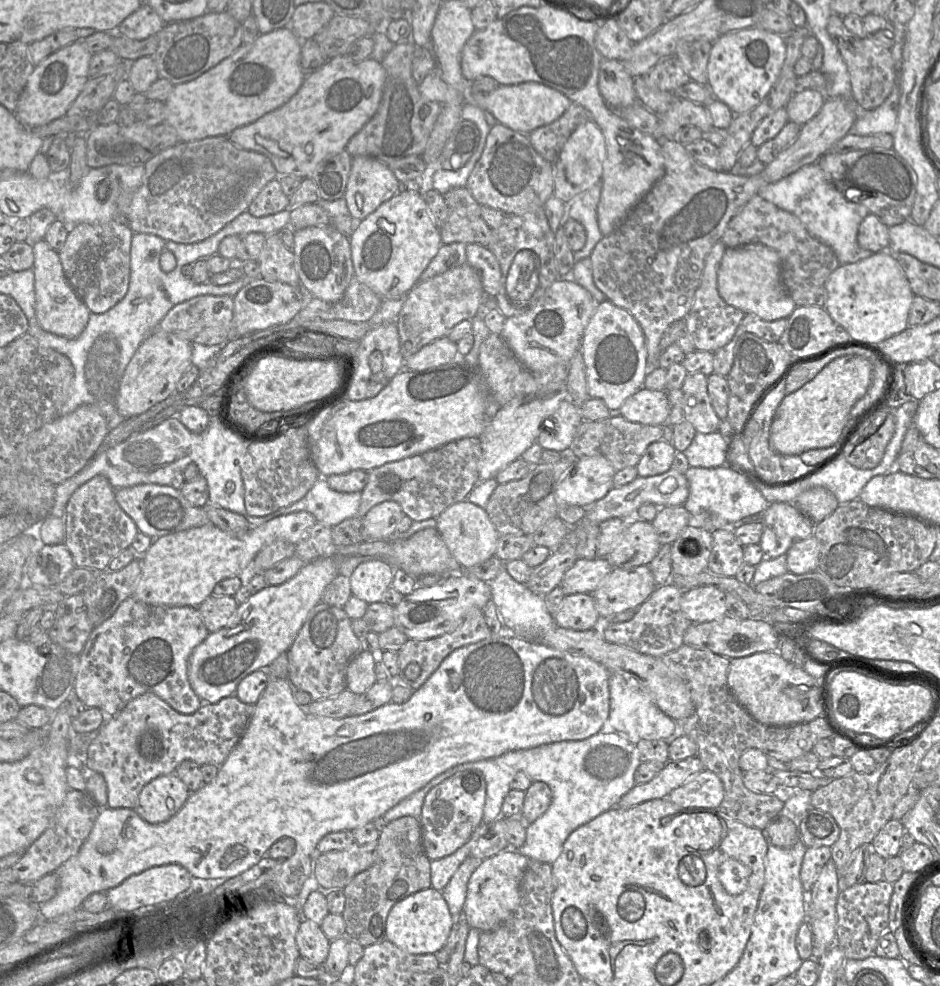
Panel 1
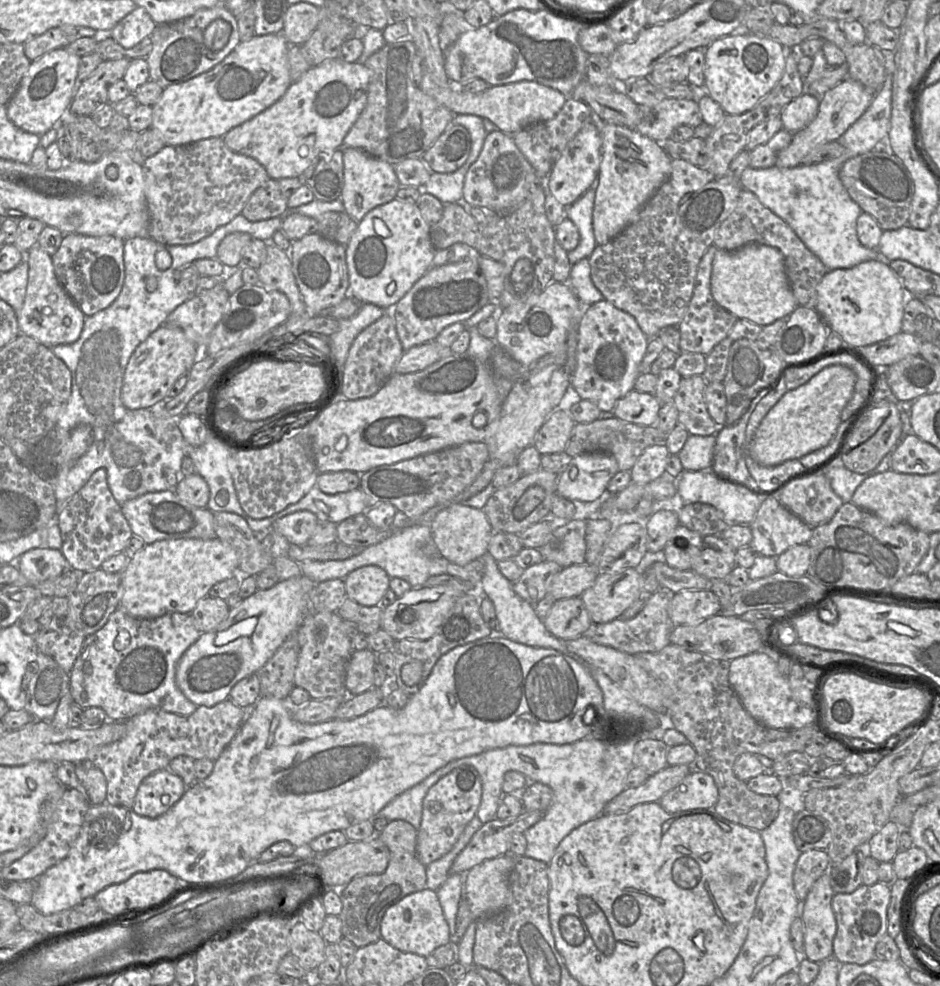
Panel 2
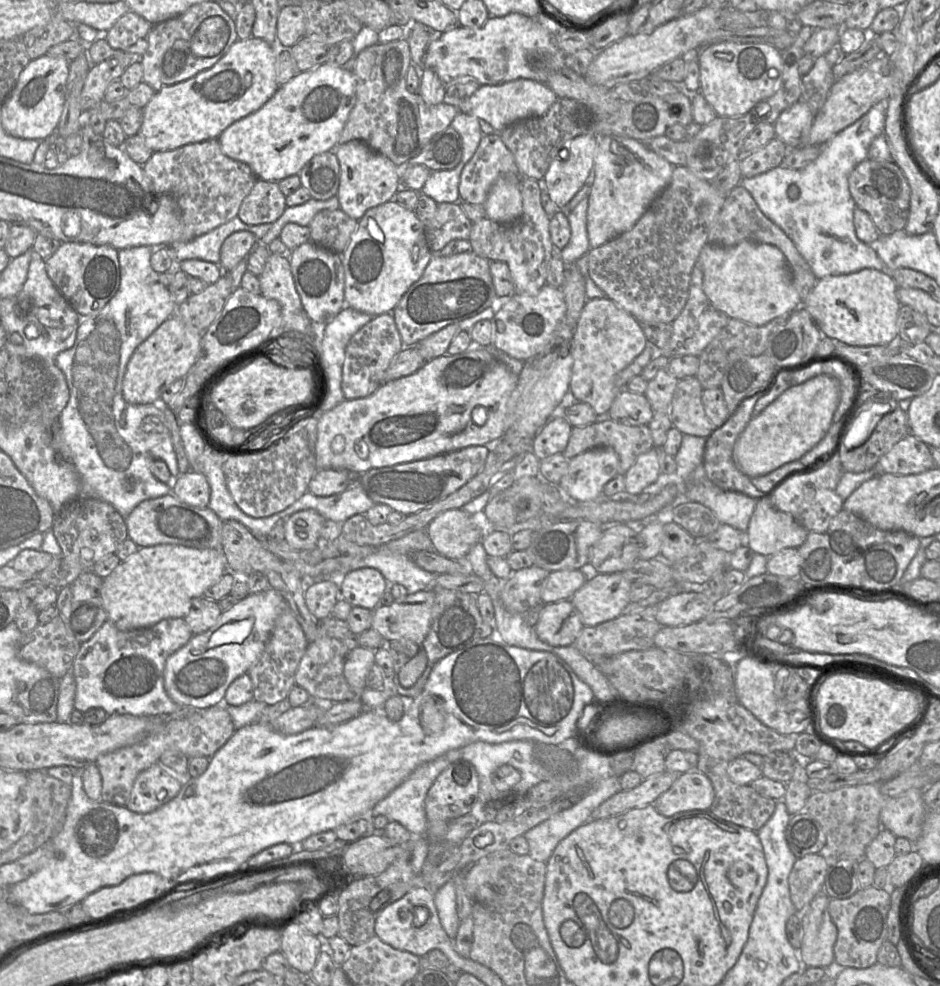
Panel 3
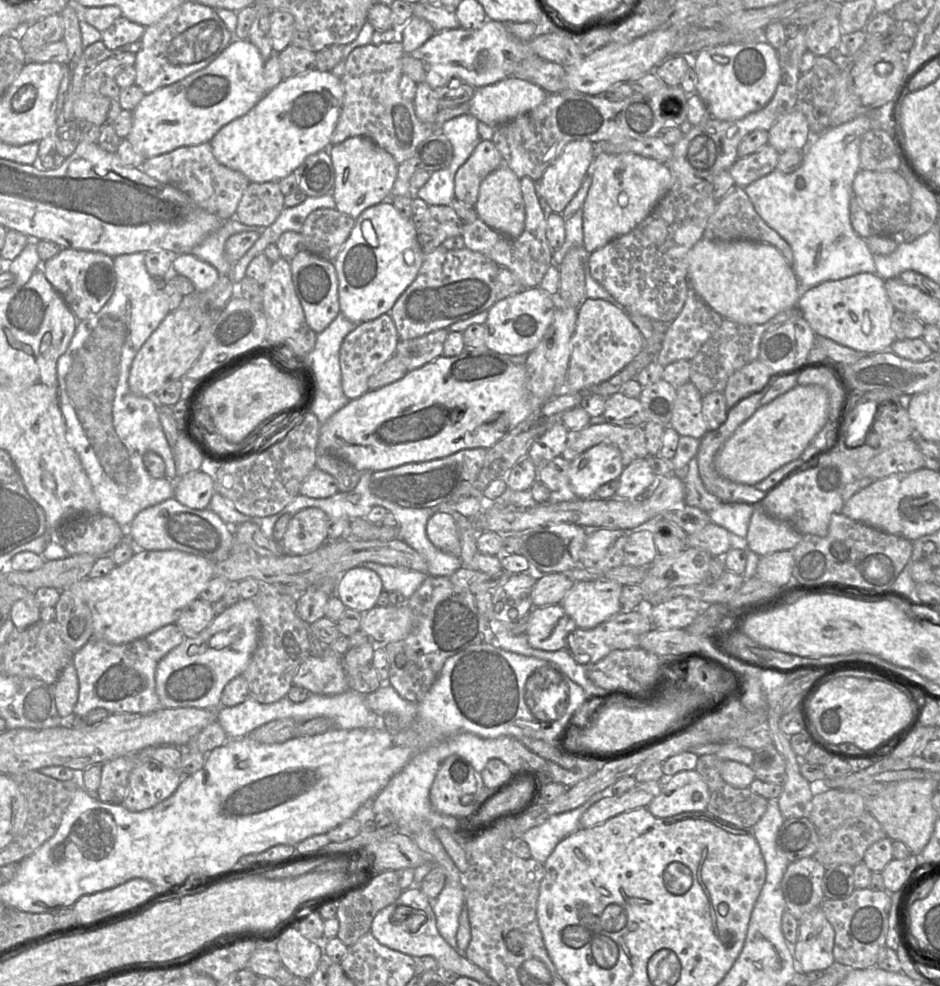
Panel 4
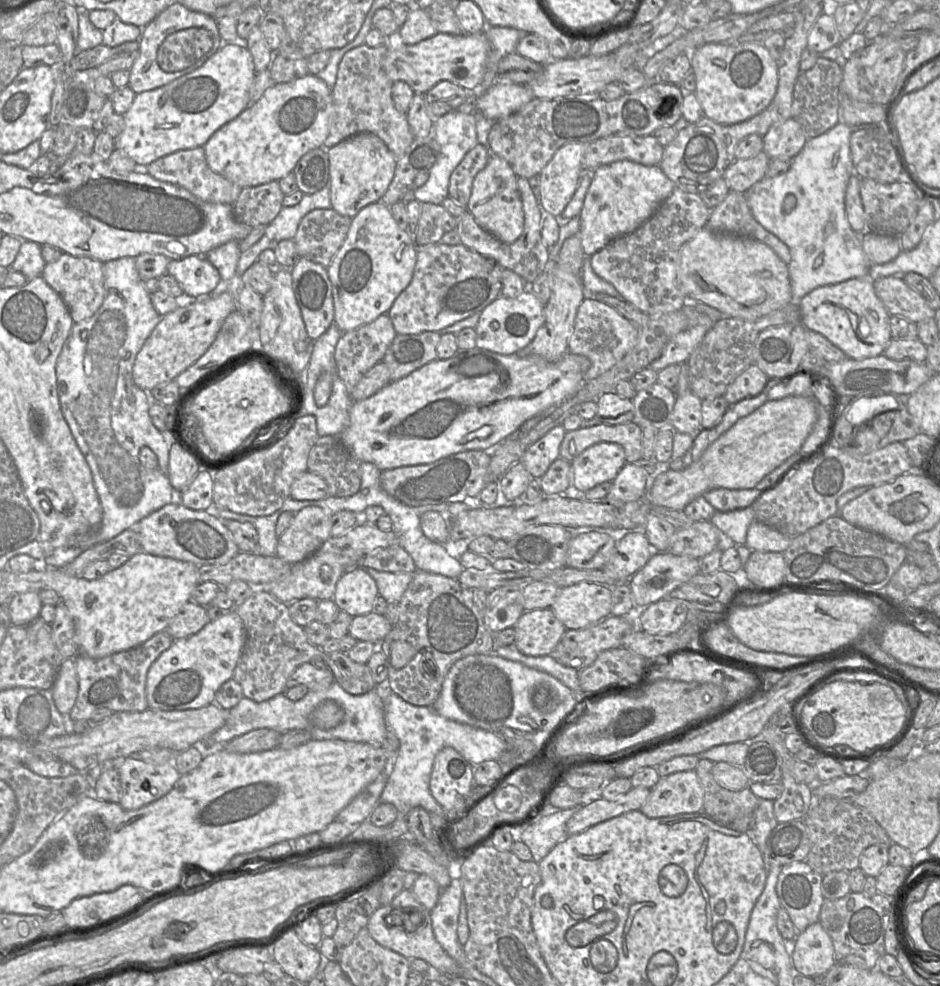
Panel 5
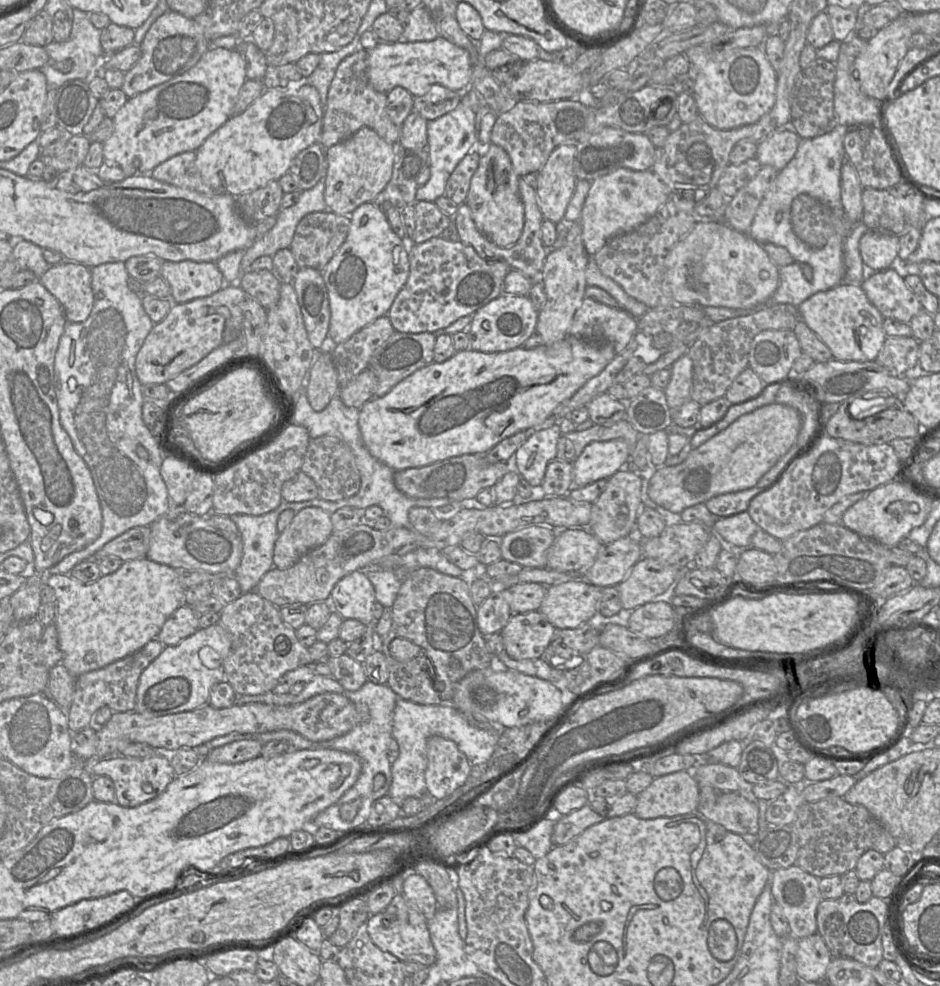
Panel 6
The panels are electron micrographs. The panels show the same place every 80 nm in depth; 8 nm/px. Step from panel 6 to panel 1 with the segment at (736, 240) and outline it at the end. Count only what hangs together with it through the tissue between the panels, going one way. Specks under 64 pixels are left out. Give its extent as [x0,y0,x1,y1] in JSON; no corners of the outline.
[717,243,797,321]

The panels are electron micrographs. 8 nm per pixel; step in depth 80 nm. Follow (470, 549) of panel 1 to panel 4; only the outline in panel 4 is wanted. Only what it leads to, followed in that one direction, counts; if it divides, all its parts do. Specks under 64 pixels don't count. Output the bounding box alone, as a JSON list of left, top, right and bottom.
[426,513,459,555]

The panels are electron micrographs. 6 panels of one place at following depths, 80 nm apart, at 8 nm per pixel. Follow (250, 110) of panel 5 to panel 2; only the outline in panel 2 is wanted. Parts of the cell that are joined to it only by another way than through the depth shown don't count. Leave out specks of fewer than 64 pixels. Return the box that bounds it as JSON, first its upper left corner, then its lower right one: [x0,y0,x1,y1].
[223,59,370,179]

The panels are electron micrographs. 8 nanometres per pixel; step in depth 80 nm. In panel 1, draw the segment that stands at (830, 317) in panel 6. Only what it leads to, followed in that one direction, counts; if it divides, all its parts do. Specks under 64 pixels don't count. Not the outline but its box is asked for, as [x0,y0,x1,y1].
[824,251,914,347]

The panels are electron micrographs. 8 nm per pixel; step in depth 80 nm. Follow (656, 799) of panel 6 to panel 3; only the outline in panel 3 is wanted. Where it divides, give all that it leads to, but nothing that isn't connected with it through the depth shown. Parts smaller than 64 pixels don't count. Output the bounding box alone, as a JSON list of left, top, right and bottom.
[654,770,715,817]

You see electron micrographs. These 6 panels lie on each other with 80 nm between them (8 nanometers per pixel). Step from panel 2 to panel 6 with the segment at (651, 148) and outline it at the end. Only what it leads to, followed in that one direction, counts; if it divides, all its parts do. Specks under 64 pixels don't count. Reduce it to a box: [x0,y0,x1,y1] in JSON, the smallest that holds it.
[579,169,671,256]

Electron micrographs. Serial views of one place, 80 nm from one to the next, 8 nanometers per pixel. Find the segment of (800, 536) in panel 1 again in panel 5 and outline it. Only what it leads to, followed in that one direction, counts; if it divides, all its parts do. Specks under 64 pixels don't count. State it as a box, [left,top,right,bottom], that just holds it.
[745,520,792,553]

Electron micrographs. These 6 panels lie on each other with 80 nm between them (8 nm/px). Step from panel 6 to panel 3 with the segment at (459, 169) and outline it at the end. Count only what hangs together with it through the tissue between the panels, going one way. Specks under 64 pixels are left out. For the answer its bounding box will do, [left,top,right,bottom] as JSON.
[459,133,522,205]

